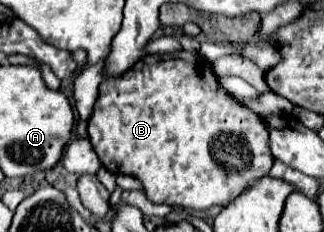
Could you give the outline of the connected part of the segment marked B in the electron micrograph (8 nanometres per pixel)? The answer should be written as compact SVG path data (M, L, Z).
M179 50L175 54L145 54L125 74L121 74L117 78L107 78L99 88L99 98L97 98L97 104L95 104L93 114L87 124L89 124L89 128L87 128L89 140L93 144L93 150L99 156L101 164L113 174L129 174L129 176L135 176L137 180L141 180L141 184L145 188L145 196L157 204L179 204L183 208L193 208L193 210L209 210L213 206L225 206L235 196L239 196L251 182L267 176L273 166L273 154L269 150L269 132L265 128L265 122L257 114L253 114L251 110L247 110L245 106L241 106L239 102L235 102L231 98L231 94L217 82L215 74L211 70L211 62L207 58L203 58L199 52Z

